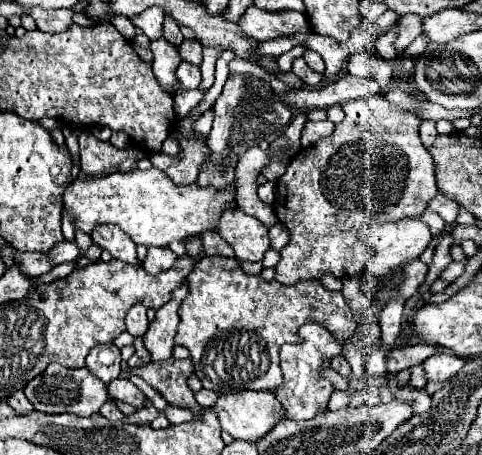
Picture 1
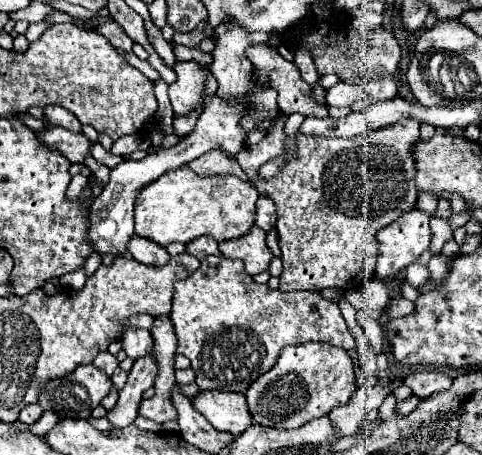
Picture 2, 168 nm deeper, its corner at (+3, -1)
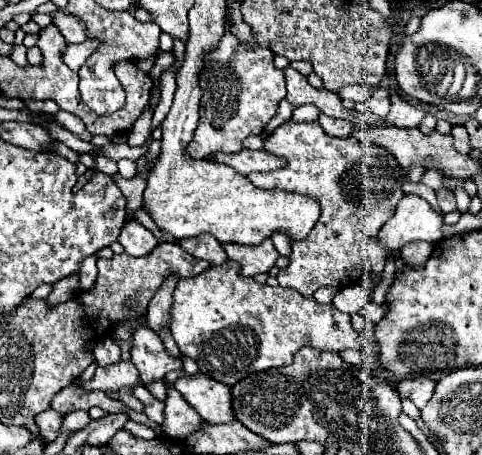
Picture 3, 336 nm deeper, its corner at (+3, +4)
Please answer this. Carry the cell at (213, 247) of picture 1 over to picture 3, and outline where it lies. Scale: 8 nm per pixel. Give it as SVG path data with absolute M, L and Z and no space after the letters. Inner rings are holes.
M200 234L196 238L186 238L186 240L180 240L178 244L194 258L202 258L210 264L224 264L228 260L220 242L216 242L216 238L212 238L212 234Z

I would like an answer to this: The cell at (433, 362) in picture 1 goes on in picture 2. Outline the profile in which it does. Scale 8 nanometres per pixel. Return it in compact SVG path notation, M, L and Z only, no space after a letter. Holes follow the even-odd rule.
M420 367L404 379L404 385L408 385L418 399L428 399L428 395L434 395L436 391L446 391L452 385L452 379L442 371Z

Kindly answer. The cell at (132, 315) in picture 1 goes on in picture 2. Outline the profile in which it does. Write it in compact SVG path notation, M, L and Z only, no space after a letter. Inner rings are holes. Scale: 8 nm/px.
M128 329L122 335L122 349L130 359L140 359L152 355L152 335L146 329Z

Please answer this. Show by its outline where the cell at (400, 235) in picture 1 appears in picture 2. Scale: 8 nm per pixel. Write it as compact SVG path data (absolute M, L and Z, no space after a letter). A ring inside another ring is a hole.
M414 207L412 211L406 211L404 215L400 215L400 219L378 231L378 277L386 279L398 275L430 247L432 231L428 223L430 215Z

